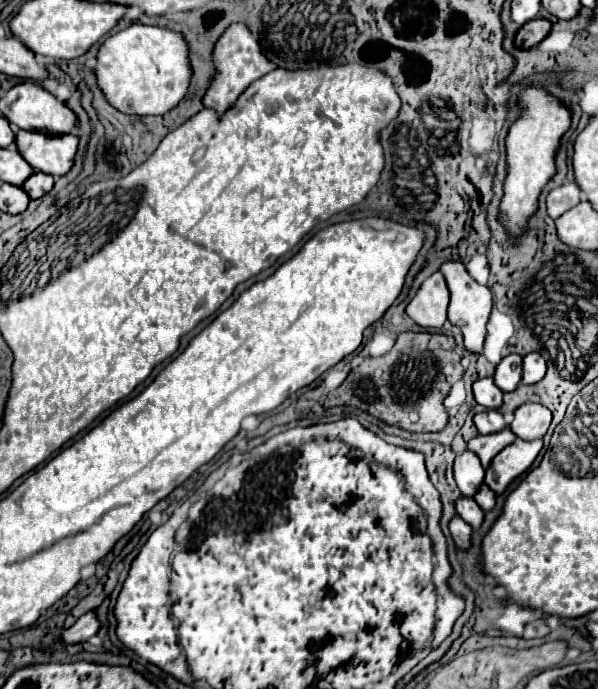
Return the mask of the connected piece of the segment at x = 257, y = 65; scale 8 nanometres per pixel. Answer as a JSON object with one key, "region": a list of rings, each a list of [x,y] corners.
{"region":[[[233,23],[231,27],[227,27],[227,31],[221,35],[221,39],[217,39],[217,43],[213,47],[213,67],[215,67],[215,73],[209,79],[209,87],[203,95],[203,105],[205,105],[205,109],[213,109],[221,117],[225,111],[229,111],[231,105],[235,105],[239,95],[253,81],[257,81],[259,77],[273,71],[275,63],[271,63],[263,55],[259,41],[251,35],[251,31],[245,23]]]}

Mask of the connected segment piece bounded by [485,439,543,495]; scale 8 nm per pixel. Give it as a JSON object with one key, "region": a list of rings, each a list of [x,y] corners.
{"region":[[[515,439],[511,445],[507,445],[503,451],[499,451],[493,457],[485,473],[485,483],[497,495],[501,495],[513,479],[517,479],[521,473],[525,473],[531,467],[541,447],[543,447],[543,441]]]}

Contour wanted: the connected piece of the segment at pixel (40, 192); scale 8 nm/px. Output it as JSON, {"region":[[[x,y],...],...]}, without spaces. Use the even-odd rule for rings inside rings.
{"region":[[[35,171],[35,173],[27,179],[27,183],[23,183],[21,187],[27,191],[27,195],[29,195],[31,199],[39,199],[39,197],[43,197],[47,191],[51,191],[51,187],[53,187],[53,177]]]}

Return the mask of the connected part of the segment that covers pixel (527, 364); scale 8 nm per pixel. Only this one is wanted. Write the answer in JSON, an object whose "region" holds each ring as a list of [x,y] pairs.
{"region":[[[529,353],[523,357],[523,383],[535,385],[545,375],[545,359],[539,353]]]}

